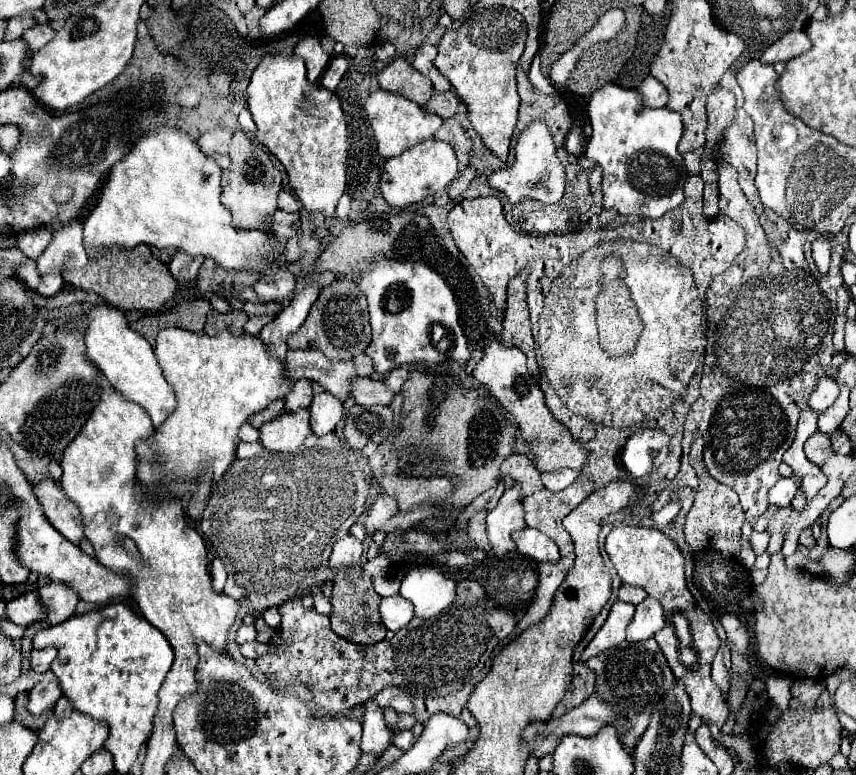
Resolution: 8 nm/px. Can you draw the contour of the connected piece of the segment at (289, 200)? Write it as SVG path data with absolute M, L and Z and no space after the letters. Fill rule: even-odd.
M281 190L279 192L279 208L285 210L285 212L299 212L301 210L301 202L293 194L289 194L287 190Z

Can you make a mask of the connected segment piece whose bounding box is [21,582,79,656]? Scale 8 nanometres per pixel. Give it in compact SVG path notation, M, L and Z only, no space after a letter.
M49 582L43 588L39 588L37 596L39 596L41 606L47 610L47 616L41 622L33 622L25 628L23 648L21 648L21 652L25 656L31 650L31 642L33 642L35 632L41 628L49 628L53 624L61 624L63 620L71 618L75 614L75 606L79 602L79 598L75 596L75 592L69 586L57 584L57 582Z

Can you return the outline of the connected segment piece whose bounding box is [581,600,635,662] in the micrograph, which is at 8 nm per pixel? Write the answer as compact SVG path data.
M615 602L603 628L595 634L595 638L589 642L589 646L583 650L581 660L587 662L591 656L607 650L607 648L615 648L625 640L625 628L631 622L635 614L635 606L627 604L627 602Z

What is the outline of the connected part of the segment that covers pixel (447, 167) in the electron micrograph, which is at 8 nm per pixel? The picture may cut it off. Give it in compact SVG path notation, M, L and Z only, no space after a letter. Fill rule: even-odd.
M429 138L385 162L381 174L381 194L389 202L389 206L405 208L409 204L425 200L427 196L435 196L439 190L447 188L457 178L457 172L457 156L453 146L445 140Z

